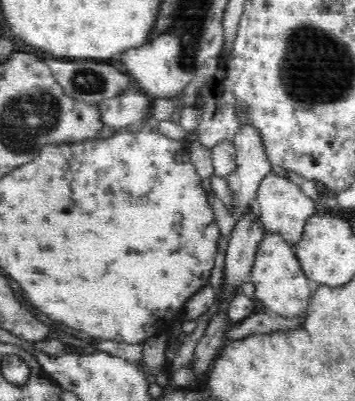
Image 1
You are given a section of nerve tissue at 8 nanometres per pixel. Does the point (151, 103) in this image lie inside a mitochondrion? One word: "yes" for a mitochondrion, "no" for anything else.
no

